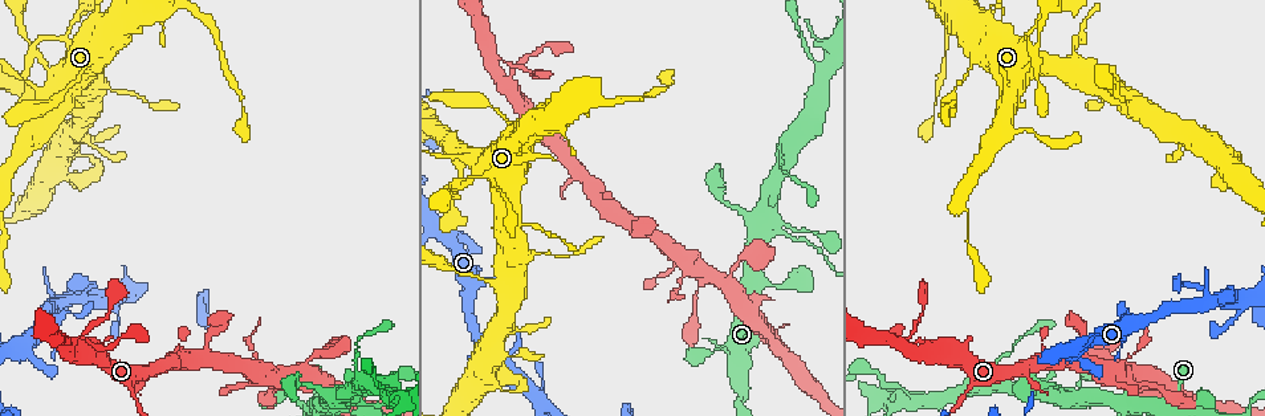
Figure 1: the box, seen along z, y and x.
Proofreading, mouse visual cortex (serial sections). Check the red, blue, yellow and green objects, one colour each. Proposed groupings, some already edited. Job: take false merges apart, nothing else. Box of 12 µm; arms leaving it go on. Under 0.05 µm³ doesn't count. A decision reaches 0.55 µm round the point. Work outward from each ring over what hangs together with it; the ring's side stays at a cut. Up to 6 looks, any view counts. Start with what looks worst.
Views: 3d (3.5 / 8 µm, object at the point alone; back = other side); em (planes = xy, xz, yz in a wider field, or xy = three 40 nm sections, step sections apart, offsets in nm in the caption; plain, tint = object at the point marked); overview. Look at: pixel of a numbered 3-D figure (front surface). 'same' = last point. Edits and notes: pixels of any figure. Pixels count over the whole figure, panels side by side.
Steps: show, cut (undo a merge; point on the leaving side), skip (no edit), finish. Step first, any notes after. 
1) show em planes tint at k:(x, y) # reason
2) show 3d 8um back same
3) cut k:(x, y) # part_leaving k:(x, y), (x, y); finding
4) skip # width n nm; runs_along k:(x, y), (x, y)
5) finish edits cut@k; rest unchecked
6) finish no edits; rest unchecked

show 3d 3.5um back at 1:(37, 54)

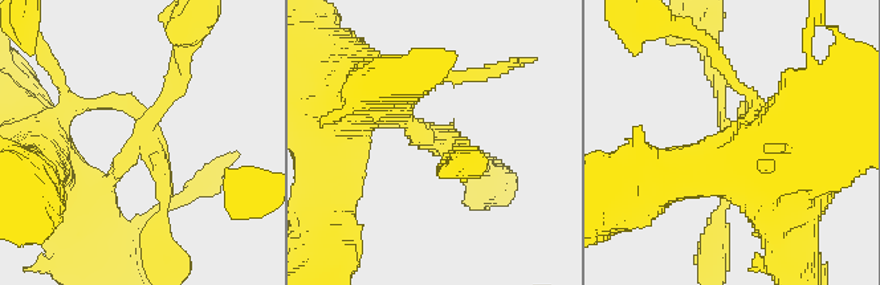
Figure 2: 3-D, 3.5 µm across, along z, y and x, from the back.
show em xy step 5 tint at 2:(437, 149) # arms 3; arm_widths 150, 150, 250 nm; shape alone is not enough

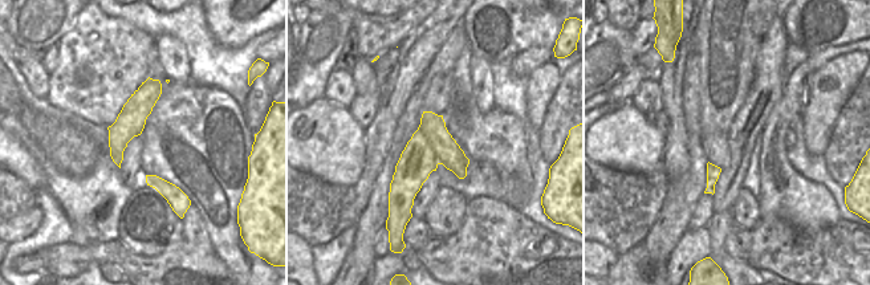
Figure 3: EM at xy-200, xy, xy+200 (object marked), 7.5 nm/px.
skip # width 320 nm; runs_along 3:(155, 82), (120, 134), (117, 159); all the same cell

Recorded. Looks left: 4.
show 3d 3.5um at 1:(792, 145) # sudden change in width

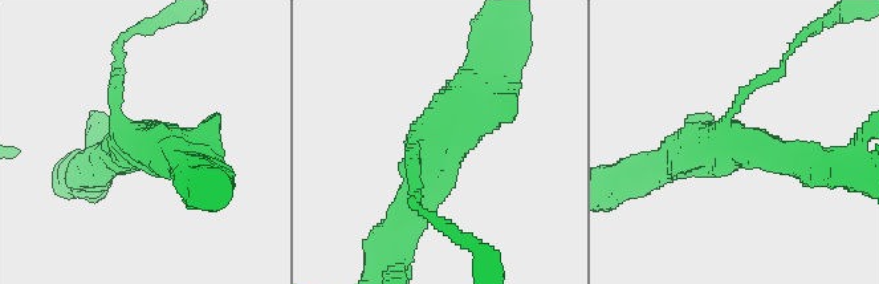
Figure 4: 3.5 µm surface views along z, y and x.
show em planes tint at 4:(437, 141) # arms 3; arm_widths 150, 400, 500 nm

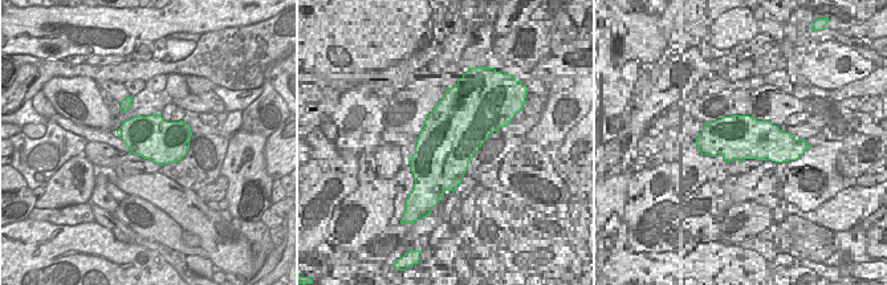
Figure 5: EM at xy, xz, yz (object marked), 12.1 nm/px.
skip # runs_along 4:(405, 216), (432, 149), (489, 74); continuous, no second cell

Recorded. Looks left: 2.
show 3d 3.5um back at 1:(1080, 354) # three-way junction

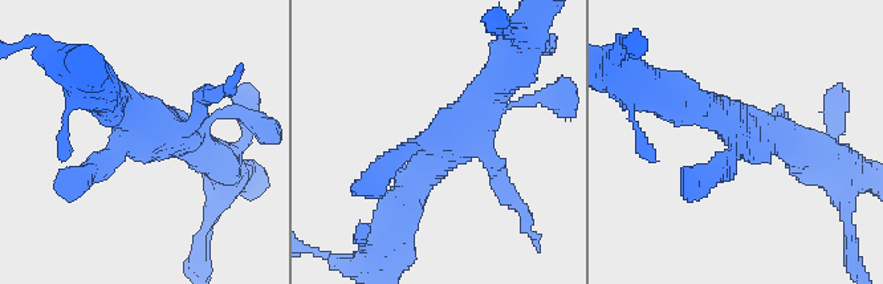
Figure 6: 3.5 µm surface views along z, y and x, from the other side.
show em xy step 1 tint at 6:(426, 144) # shape alone is not enough

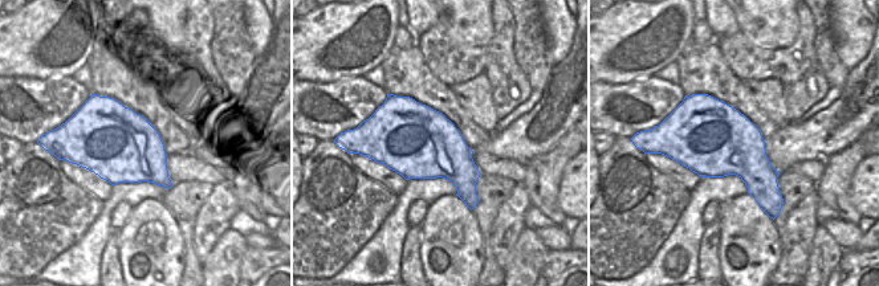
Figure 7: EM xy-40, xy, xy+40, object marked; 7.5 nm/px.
skip # runs_along 6:(660, 94), (735, 136), (695, 185); one cell here

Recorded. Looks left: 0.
finish no edits; rest unchecked

